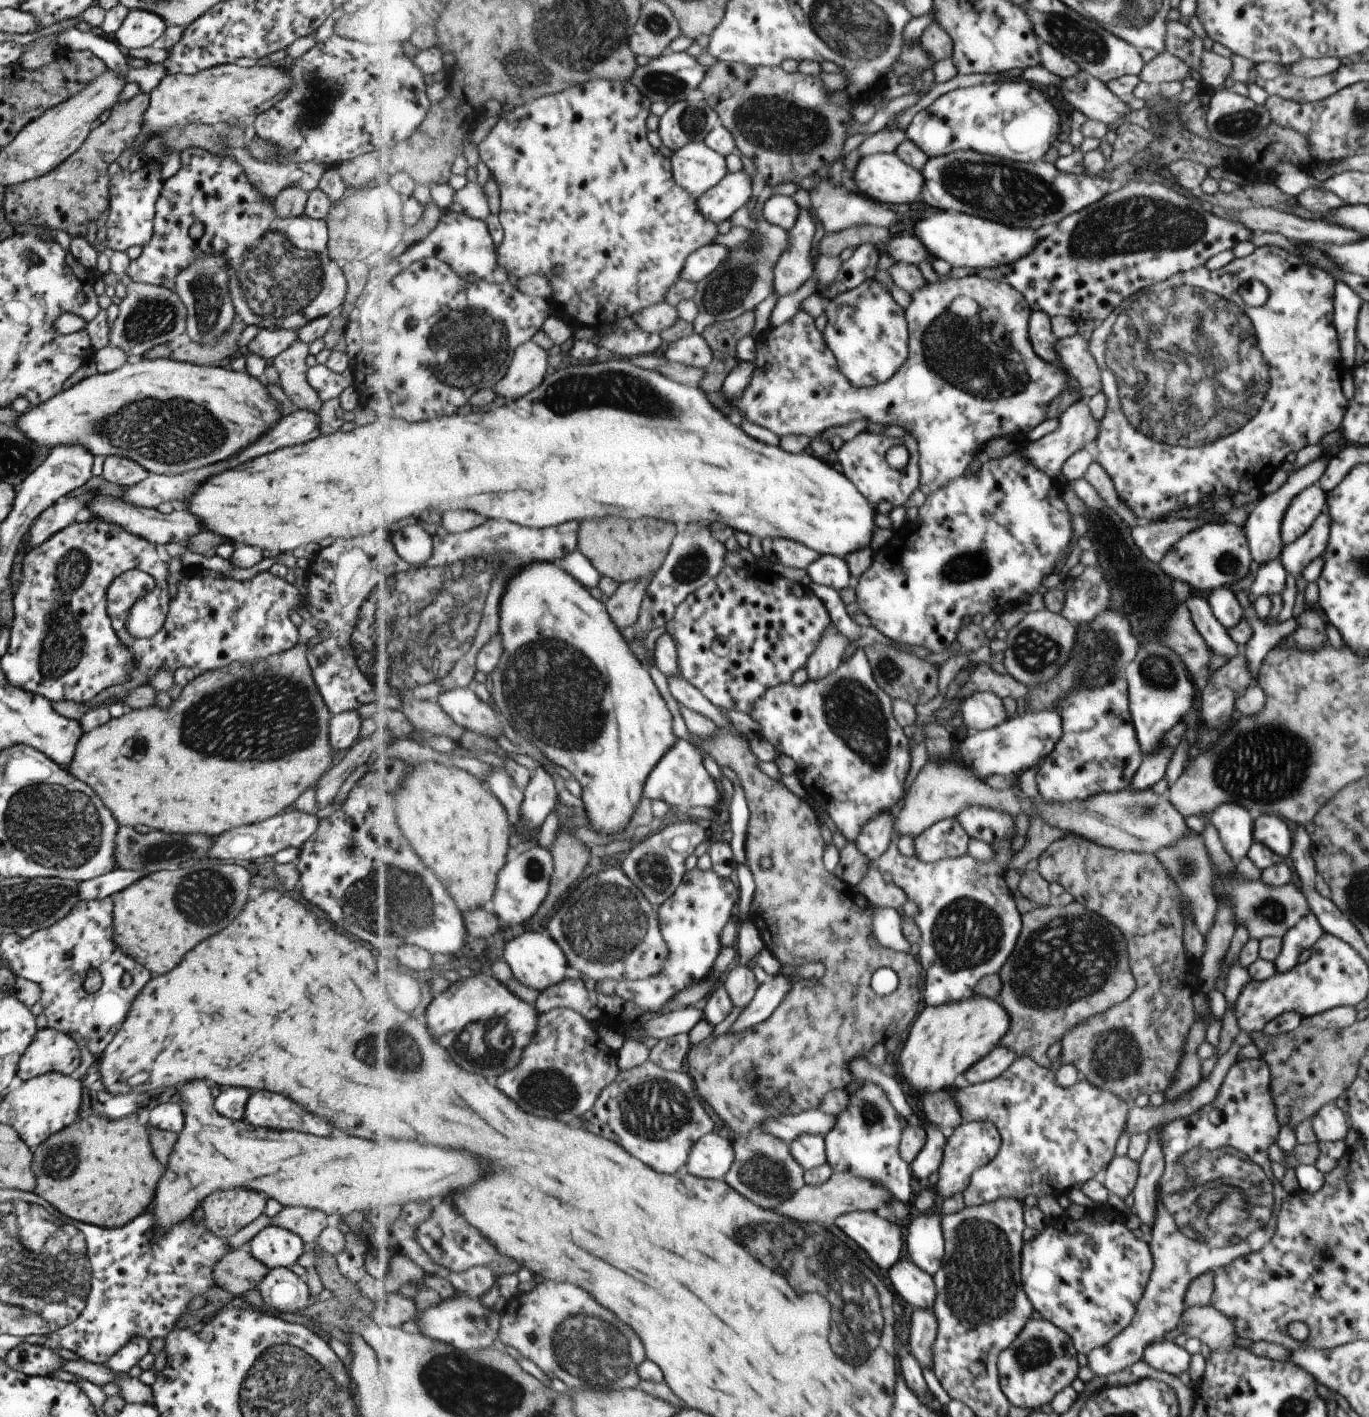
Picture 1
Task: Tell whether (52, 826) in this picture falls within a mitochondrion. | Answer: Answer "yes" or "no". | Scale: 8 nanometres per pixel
yes

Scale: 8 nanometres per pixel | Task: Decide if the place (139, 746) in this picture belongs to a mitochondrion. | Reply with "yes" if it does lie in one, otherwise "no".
no

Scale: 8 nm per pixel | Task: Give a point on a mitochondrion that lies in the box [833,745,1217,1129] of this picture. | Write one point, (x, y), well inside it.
(1070, 957)

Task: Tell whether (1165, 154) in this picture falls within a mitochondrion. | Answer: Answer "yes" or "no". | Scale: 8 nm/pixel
no

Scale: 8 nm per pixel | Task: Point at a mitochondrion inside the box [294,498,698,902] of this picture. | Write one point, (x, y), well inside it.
(443, 606)

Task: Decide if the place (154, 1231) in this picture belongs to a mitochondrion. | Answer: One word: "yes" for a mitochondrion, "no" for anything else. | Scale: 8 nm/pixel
no

